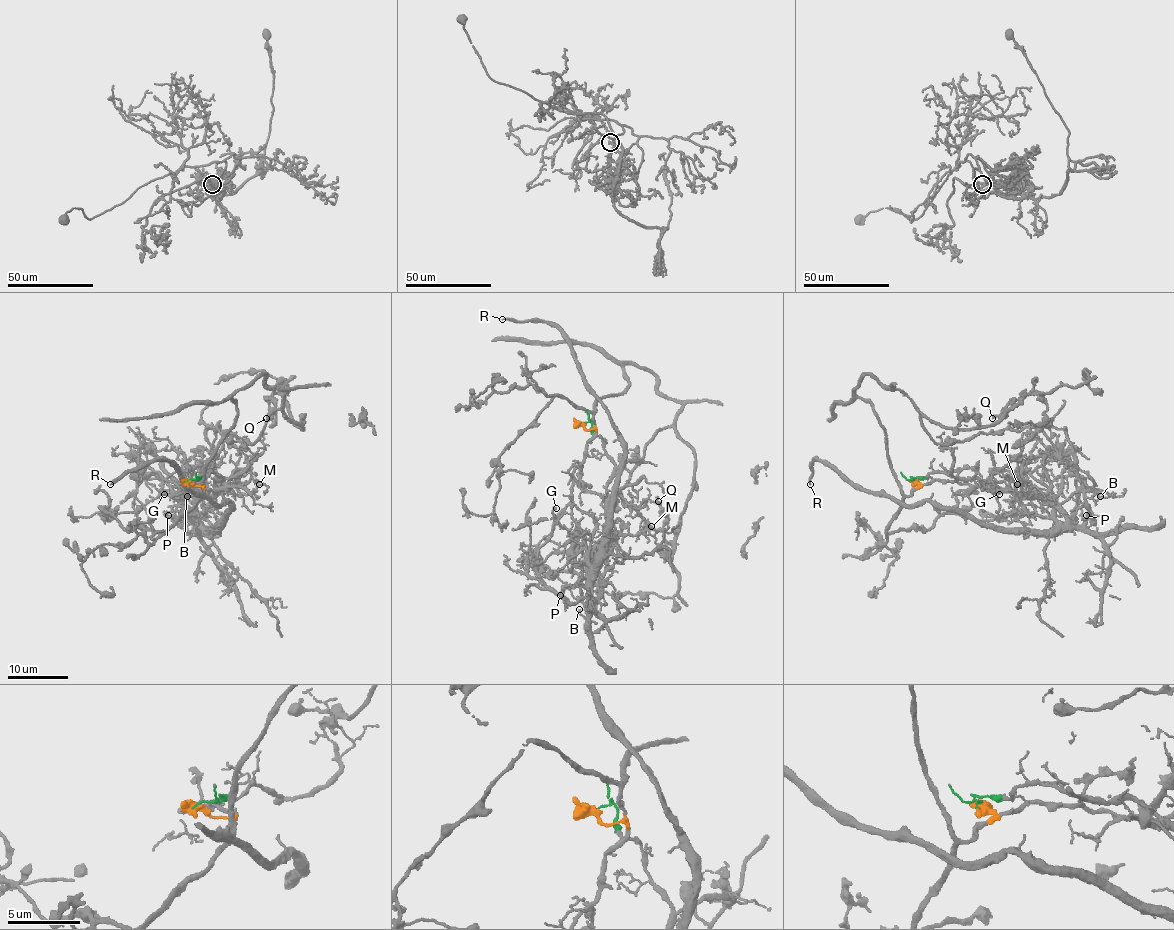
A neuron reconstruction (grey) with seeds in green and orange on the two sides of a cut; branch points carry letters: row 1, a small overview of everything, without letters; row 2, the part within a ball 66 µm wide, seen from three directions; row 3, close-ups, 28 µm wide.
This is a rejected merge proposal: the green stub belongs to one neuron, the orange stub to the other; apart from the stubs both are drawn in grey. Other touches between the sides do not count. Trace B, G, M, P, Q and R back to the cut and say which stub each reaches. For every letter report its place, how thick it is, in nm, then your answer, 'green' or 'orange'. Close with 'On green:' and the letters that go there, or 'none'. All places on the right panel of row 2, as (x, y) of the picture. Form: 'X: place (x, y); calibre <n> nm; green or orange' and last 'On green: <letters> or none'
B: place (1100, 496); calibre 120 nm; green
G: place (999, 494); calibre 170 nm; green
M: place (1017, 484); calibre 120 nm; green
P: place (1086, 515); calibre 140 nm; green
Q: place (992, 418); calibre 240 nm; orange
R: place (810, 484); calibre 200 nm; green
On green: B, G, M, P, R

